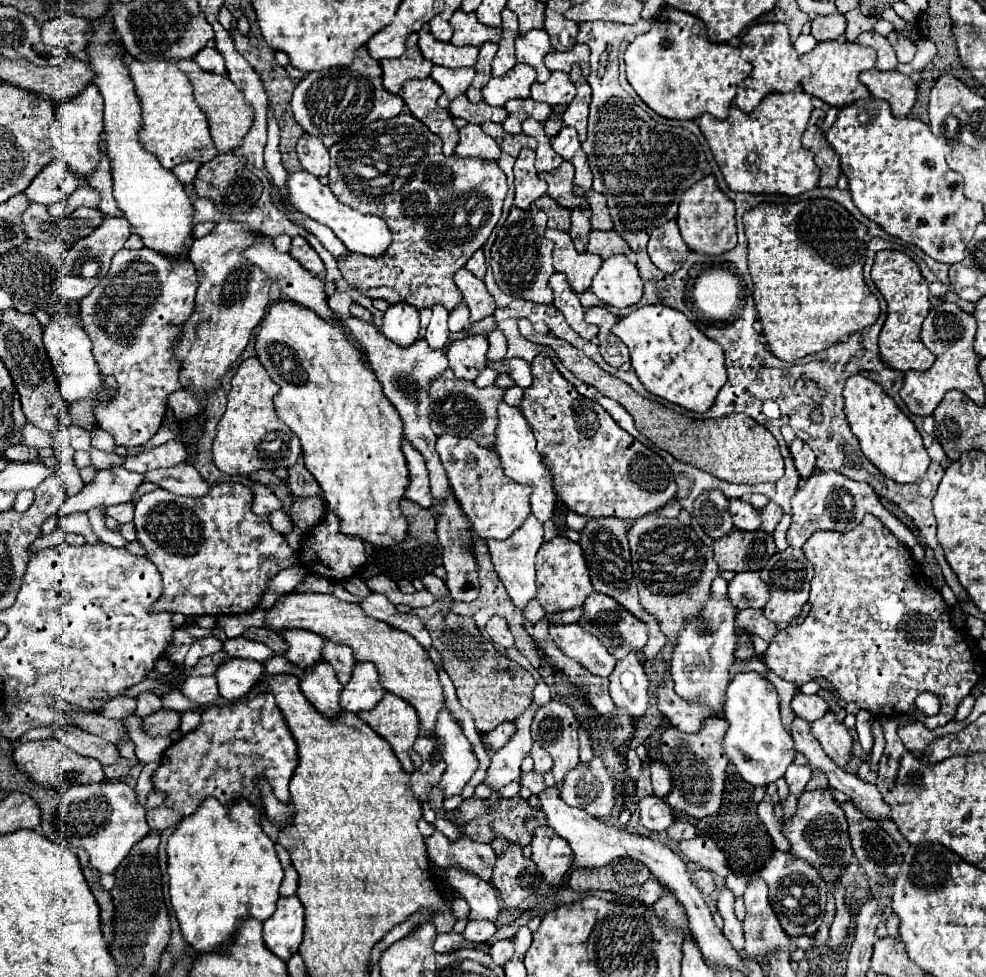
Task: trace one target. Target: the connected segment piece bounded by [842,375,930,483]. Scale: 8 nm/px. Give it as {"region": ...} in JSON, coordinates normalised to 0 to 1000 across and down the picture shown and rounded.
{"region":[[[866,384],[856,394],[856,423],[864,437],[864,443],[872,451],[874,464],[905,492],[927,494],[939,486],[943,468],[935,455],[935,447],[929,435],[911,419],[905,406],[901,406],[890,392],[880,386]]]}

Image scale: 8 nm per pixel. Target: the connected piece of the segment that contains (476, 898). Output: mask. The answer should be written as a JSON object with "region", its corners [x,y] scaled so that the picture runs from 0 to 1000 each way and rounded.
{"region":[[[452,887],[454,904],[458,910],[475,924],[477,939],[485,943],[499,943],[503,945],[507,937],[507,920],[501,912],[501,908],[493,902],[489,902],[485,896],[475,894],[467,887]]]}

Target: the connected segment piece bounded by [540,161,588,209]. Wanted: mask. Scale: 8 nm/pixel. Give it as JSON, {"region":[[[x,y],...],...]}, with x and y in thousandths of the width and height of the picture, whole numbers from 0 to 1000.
{"region":[[[572,165],[564,175],[548,177],[548,183],[556,187],[556,200],[570,212],[582,214],[582,212],[596,212],[592,202],[584,202],[580,198],[580,183],[582,183],[582,171],[580,167]]]}

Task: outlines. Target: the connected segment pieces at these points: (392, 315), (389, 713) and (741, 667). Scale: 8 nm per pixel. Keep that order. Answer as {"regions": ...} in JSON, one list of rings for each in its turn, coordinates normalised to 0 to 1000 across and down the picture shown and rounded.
{"regions":[[[[398,310],[389,320],[387,341],[402,349],[404,353],[412,355],[424,347],[424,316],[416,314],[414,310]]],[[[391,707],[379,726],[365,728],[363,734],[396,760],[408,787],[418,791],[420,783],[416,779],[416,765],[420,763],[426,748],[422,728],[410,715]]],[[[765,672],[765,675],[759,675],[759,677],[746,677],[744,681],[742,681],[742,691],[746,689],[746,687],[769,687],[771,691],[775,691],[775,679],[769,675],[769,672]]]]}

